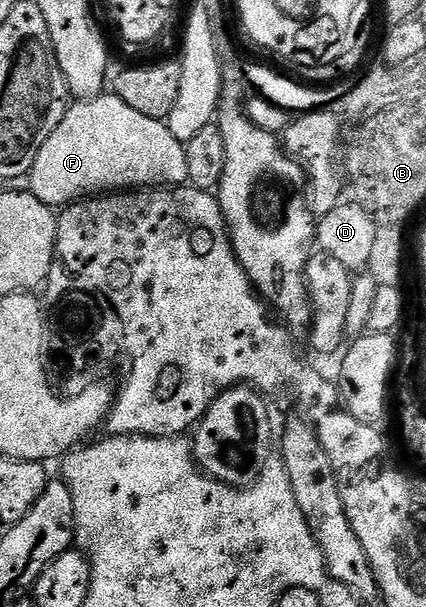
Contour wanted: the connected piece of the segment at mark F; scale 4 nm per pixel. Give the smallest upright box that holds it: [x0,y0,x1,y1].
[30,94,188,210]

